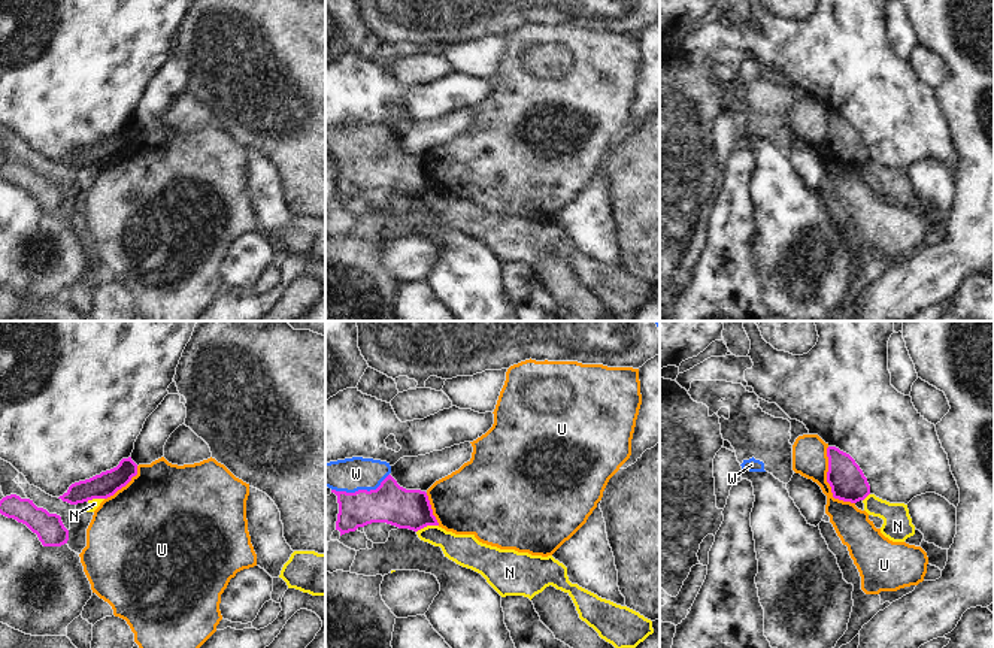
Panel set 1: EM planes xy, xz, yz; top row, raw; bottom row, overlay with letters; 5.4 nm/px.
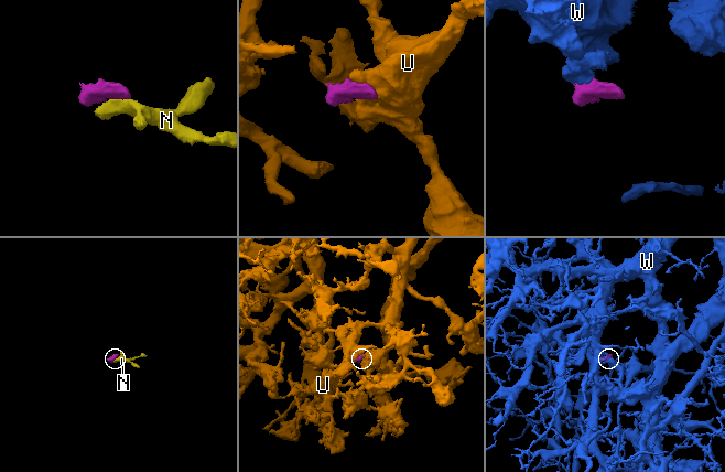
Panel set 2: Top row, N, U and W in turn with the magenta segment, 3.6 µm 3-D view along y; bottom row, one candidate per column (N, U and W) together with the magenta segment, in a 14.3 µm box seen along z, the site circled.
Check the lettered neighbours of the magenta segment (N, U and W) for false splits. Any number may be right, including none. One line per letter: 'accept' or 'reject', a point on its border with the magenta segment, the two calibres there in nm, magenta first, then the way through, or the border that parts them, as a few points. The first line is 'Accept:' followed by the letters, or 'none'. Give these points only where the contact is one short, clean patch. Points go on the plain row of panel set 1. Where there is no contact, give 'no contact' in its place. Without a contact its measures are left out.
Accept: W
N: reject; contact xz (427, 190); calibres 220 and 170 nm; border xz (438, 190), (429, 190), (417, 197)
U: reject; contact yz (827, 147); calibres 190 and 190 nm; border yz (827, 112), (827, 148), (830, 157), (835, 163), (854, 169)
W: accept; contact xz (360, 156); calibres 220 and 180 nm; way xz (391, 169), (360, 156), (349, 141)

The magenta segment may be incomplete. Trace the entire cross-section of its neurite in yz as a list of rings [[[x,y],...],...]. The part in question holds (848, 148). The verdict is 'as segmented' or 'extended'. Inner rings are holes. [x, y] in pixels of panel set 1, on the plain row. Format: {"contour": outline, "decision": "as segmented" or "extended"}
{"contour": [[[836,112],[827,113],[827,148],[834,164],[857,169],[870,160],[870,151],[855,125]]], "decision": "as segmented"}

